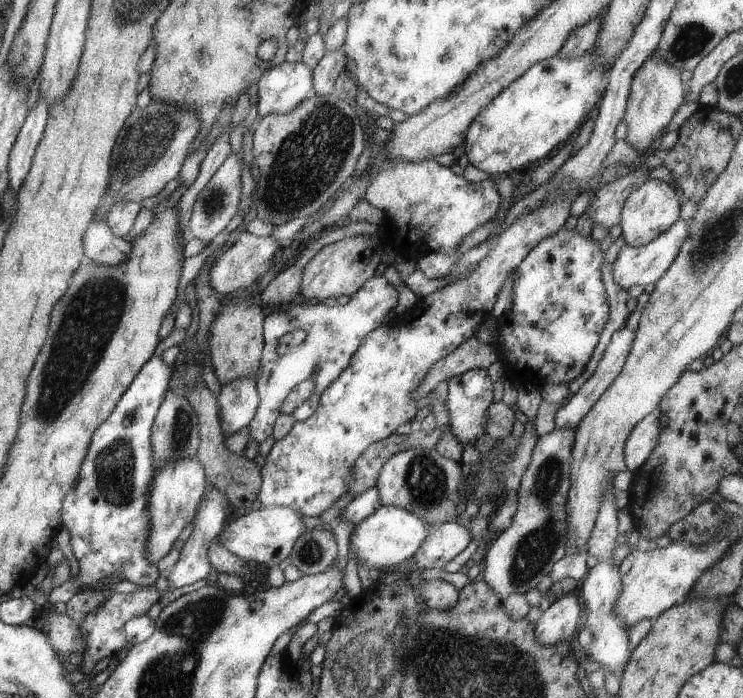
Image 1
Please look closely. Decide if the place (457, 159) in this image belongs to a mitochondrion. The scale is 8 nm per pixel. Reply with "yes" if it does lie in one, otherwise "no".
no

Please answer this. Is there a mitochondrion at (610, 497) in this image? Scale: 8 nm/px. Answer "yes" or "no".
no

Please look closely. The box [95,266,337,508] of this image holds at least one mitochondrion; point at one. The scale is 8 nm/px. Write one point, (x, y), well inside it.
(184, 420)

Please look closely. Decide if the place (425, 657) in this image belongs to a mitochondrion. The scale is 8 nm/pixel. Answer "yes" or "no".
yes

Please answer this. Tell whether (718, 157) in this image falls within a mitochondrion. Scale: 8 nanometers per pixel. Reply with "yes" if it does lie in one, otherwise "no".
no

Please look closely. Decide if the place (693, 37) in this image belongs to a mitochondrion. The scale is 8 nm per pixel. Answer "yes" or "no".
yes

